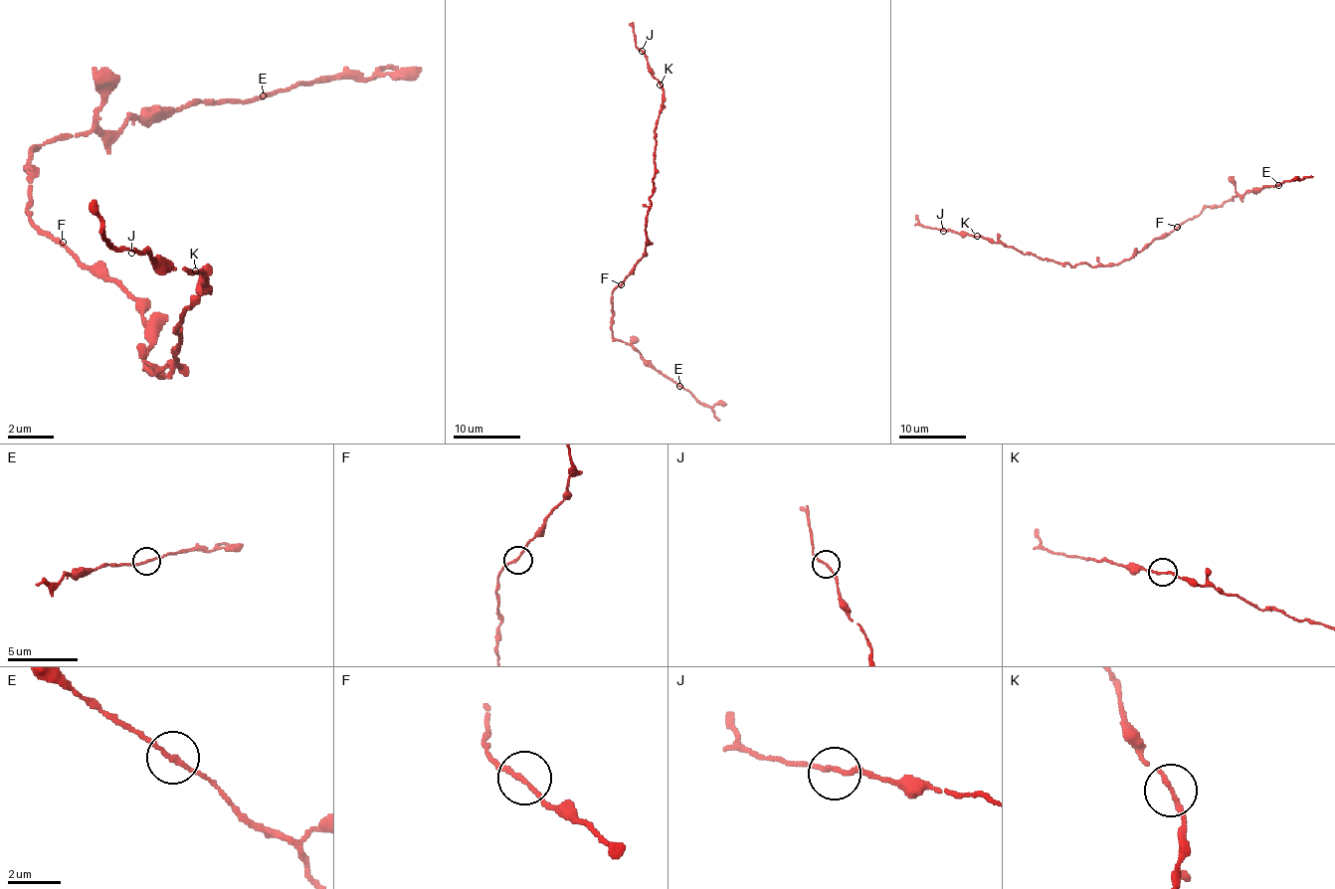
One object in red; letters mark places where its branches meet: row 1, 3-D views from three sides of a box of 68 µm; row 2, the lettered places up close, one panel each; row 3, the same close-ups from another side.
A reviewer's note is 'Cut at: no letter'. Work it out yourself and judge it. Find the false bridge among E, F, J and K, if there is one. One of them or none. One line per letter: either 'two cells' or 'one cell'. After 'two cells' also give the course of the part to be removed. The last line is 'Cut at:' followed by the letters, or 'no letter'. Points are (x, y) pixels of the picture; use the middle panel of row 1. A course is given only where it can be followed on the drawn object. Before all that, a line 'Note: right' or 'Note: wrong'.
Note: right
E: one cell
F: one cell
J: one cell
K: one cell
Cut at: no letter

